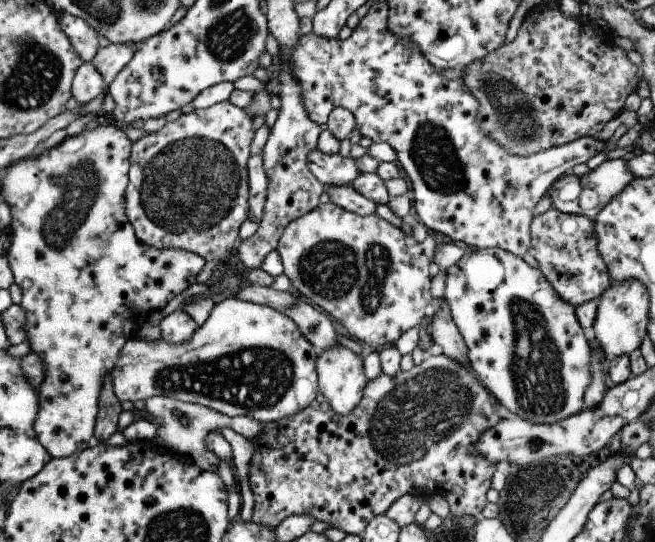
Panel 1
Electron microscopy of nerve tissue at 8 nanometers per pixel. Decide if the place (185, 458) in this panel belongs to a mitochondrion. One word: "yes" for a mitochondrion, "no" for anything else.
no

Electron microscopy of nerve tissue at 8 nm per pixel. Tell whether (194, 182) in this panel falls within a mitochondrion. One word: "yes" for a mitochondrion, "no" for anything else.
yes

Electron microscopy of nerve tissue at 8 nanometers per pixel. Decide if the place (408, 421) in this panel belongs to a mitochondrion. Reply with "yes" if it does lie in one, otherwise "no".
yes

